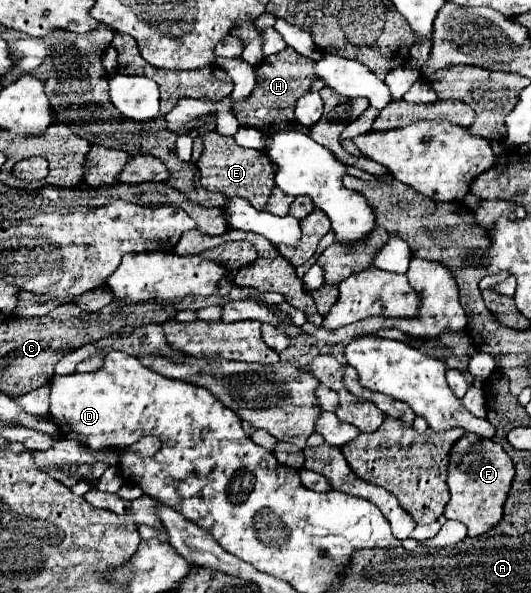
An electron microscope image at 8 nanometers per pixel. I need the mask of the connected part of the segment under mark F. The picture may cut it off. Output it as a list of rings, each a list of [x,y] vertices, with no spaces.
[[[478,435],[462,437],[450,451],[448,487],[450,503],[446,507],[446,519],[460,521],[468,527],[468,537],[480,537],[494,529],[504,513],[504,503],[514,479],[514,463],[500,443],[482,439]]]

